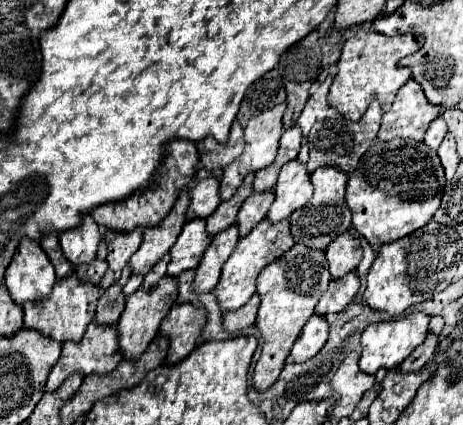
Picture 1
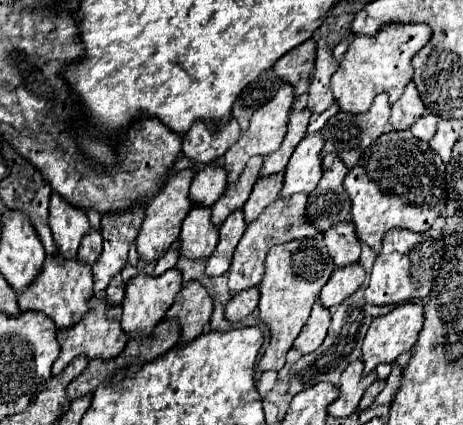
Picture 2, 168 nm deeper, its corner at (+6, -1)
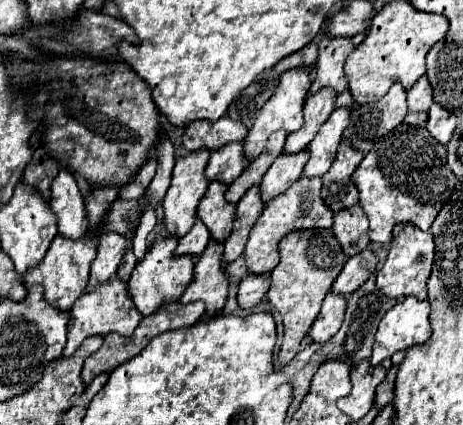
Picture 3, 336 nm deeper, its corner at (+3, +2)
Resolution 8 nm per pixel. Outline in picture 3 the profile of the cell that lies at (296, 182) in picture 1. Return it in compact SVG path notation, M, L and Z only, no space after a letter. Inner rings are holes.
M338 107L332 111L326 123L320 125L320 131L316 133L314 141L308 145L310 149L310 161L304 167L306 177L322 177L338 151L338 145L342 141L342 133L348 127L348 117L350 117L350 107Z

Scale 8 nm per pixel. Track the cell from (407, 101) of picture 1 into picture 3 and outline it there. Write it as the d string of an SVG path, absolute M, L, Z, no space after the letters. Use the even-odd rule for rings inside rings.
M420 77L416 85L408 91L408 109L410 111L428 111L432 105L432 87L428 77Z

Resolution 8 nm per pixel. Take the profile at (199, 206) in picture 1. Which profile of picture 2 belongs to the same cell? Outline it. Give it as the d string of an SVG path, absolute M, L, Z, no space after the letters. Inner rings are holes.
M205 166L191 182L191 202L197 206L213 206L227 188L227 172L219 166Z

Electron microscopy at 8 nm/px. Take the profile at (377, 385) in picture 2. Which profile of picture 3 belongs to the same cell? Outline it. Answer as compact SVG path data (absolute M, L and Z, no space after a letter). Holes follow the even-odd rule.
M392 365L392 369L388 371L384 383L378 387L376 391L376 407L386 407L388 403L394 401L394 381L396 381L396 373L398 373L398 367Z

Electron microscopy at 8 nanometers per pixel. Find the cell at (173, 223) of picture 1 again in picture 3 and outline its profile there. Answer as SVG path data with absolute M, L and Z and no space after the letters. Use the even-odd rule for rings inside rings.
M198 149L196 153L188 153L188 155L176 159L176 167L174 167L174 173L172 173L172 183L170 183L170 187L166 191L166 197L162 201L166 231L176 235L176 237L184 237L196 221L196 207L198 207L200 199L204 197L204 193L208 189L208 179L204 175L208 159L210 159L208 149Z

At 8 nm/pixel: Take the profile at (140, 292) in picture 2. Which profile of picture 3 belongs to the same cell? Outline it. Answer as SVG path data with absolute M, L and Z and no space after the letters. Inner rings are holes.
M156 235L156 239L152 241L148 253L144 255L142 261L136 263L128 287L130 287L130 295L132 301L136 303L136 309L142 315L152 315L154 309L158 309L160 305L180 299L182 293L186 291L192 275L194 275L194 263L196 257L188 257L188 255L176 255L176 245L178 239L174 235Z

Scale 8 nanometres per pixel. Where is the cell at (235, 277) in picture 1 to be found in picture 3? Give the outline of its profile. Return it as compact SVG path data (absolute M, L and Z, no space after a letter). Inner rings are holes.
M300 177L286 193L278 195L276 199L272 199L266 207L264 213L260 215L260 219L256 221L256 225L252 227L250 239L246 243L244 255L246 255L246 265L250 273L270 273L278 261L278 243L284 235L288 235L290 231L296 229L328 229L332 225L332 209L328 209L328 205L324 205L324 199L320 197L322 193L322 179L320 177Z

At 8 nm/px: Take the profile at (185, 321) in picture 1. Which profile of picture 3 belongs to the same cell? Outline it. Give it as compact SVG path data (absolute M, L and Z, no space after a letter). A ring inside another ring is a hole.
M210 241L206 251L200 255L194 279L180 297L182 303L190 301L204 301L206 303L206 315L214 315L222 311L226 297L228 297L228 277L224 273L224 261L222 261L224 247L218 241Z

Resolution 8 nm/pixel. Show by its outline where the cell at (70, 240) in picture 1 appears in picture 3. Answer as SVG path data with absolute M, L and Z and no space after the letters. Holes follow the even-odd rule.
M60 169L52 181L50 205L58 217L58 231L68 239L80 239L88 231L88 211L84 197L68 169Z

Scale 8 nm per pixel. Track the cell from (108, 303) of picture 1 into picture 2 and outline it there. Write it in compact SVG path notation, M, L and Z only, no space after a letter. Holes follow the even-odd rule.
M117 274L105 290L105 300L119 306L121 300L123 300L123 294L125 294L125 282L121 280L121 274Z

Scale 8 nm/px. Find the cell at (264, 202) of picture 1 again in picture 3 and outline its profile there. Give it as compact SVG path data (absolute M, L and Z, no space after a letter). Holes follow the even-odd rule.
M308 149L300 151L300 153L282 153L274 163L272 167L266 171L264 179L260 181L260 189L262 189L262 199L264 203L272 201L274 197L278 197L280 193L288 191L290 185L294 181L298 181L298 177L302 175L302 169L308 161L310 153Z

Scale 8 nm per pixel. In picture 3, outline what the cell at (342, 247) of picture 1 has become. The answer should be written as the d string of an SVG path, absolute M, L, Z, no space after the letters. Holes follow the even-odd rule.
M358 203L348 207L348 209L342 209L334 217L332 231L334 231L336 239L340 241L344 253L348 257L364 251L370 243L370 239L368 239L368 219L366 219L366 215L364 215L364 211L360 209Z

